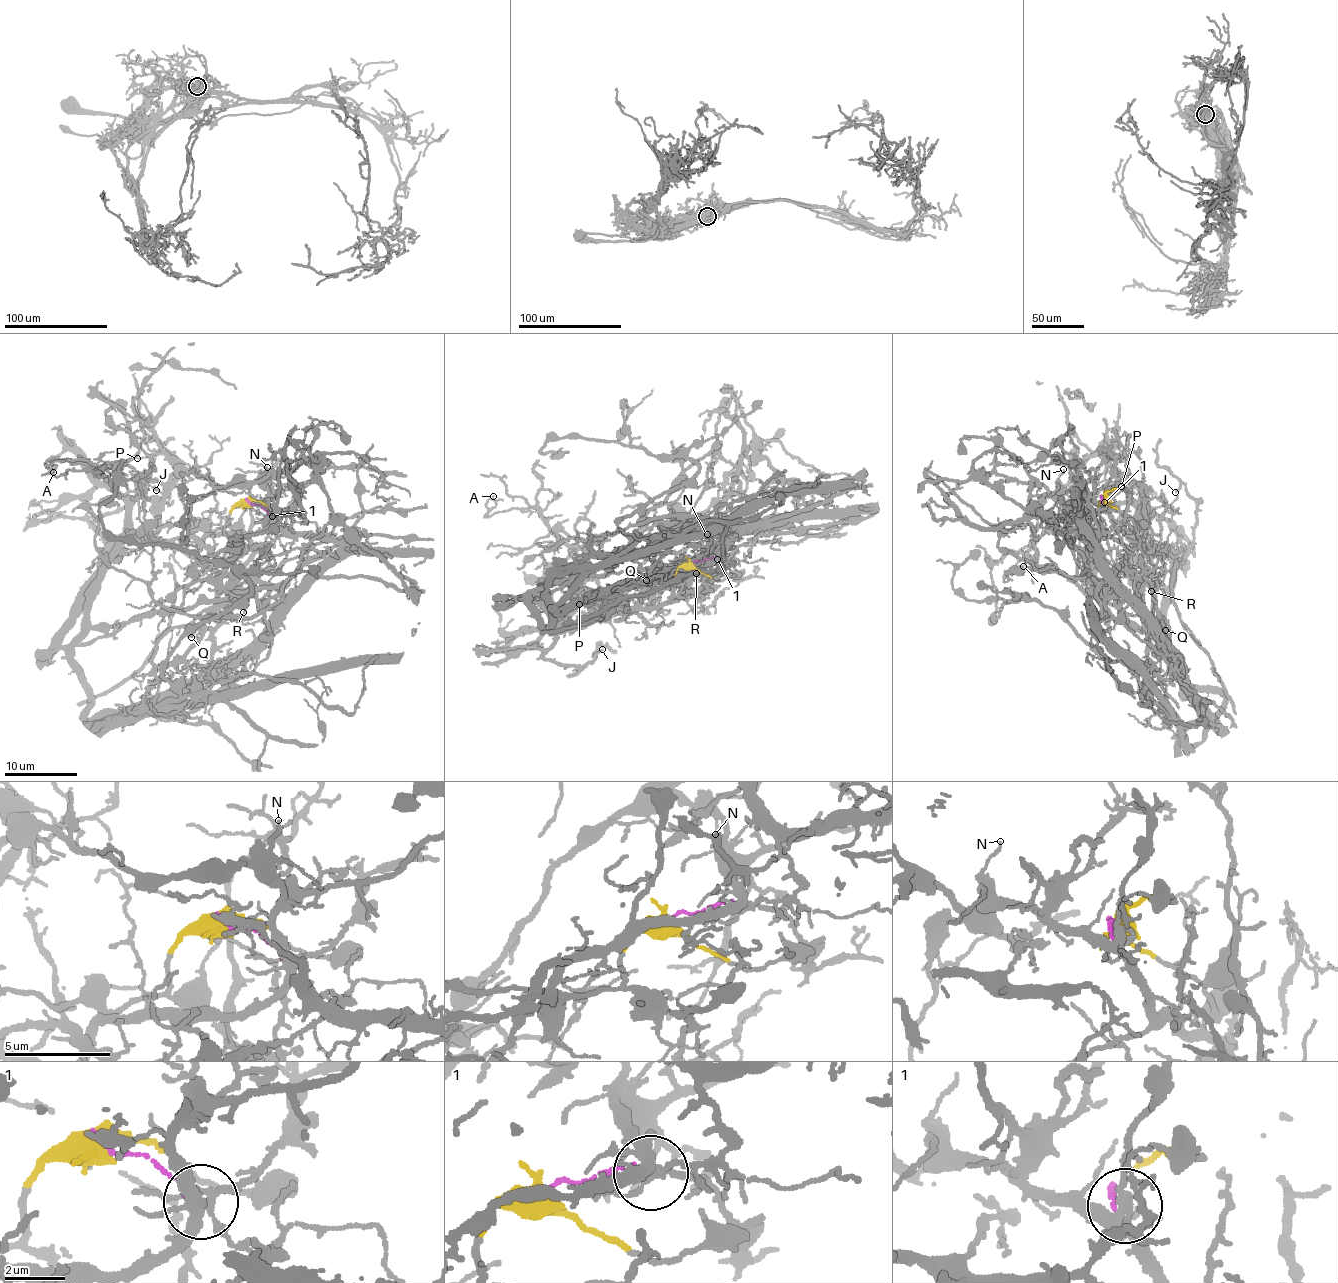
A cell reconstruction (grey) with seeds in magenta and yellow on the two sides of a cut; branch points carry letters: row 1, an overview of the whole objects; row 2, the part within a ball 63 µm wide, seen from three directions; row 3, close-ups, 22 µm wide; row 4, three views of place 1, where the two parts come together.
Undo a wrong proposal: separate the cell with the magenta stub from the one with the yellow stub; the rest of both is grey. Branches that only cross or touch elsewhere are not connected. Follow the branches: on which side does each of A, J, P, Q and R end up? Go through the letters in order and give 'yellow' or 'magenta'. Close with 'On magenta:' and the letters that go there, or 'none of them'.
A: yellow
J: yellow
P: yellow
Q: magenta
R: magenta
On magenta: Q, R

